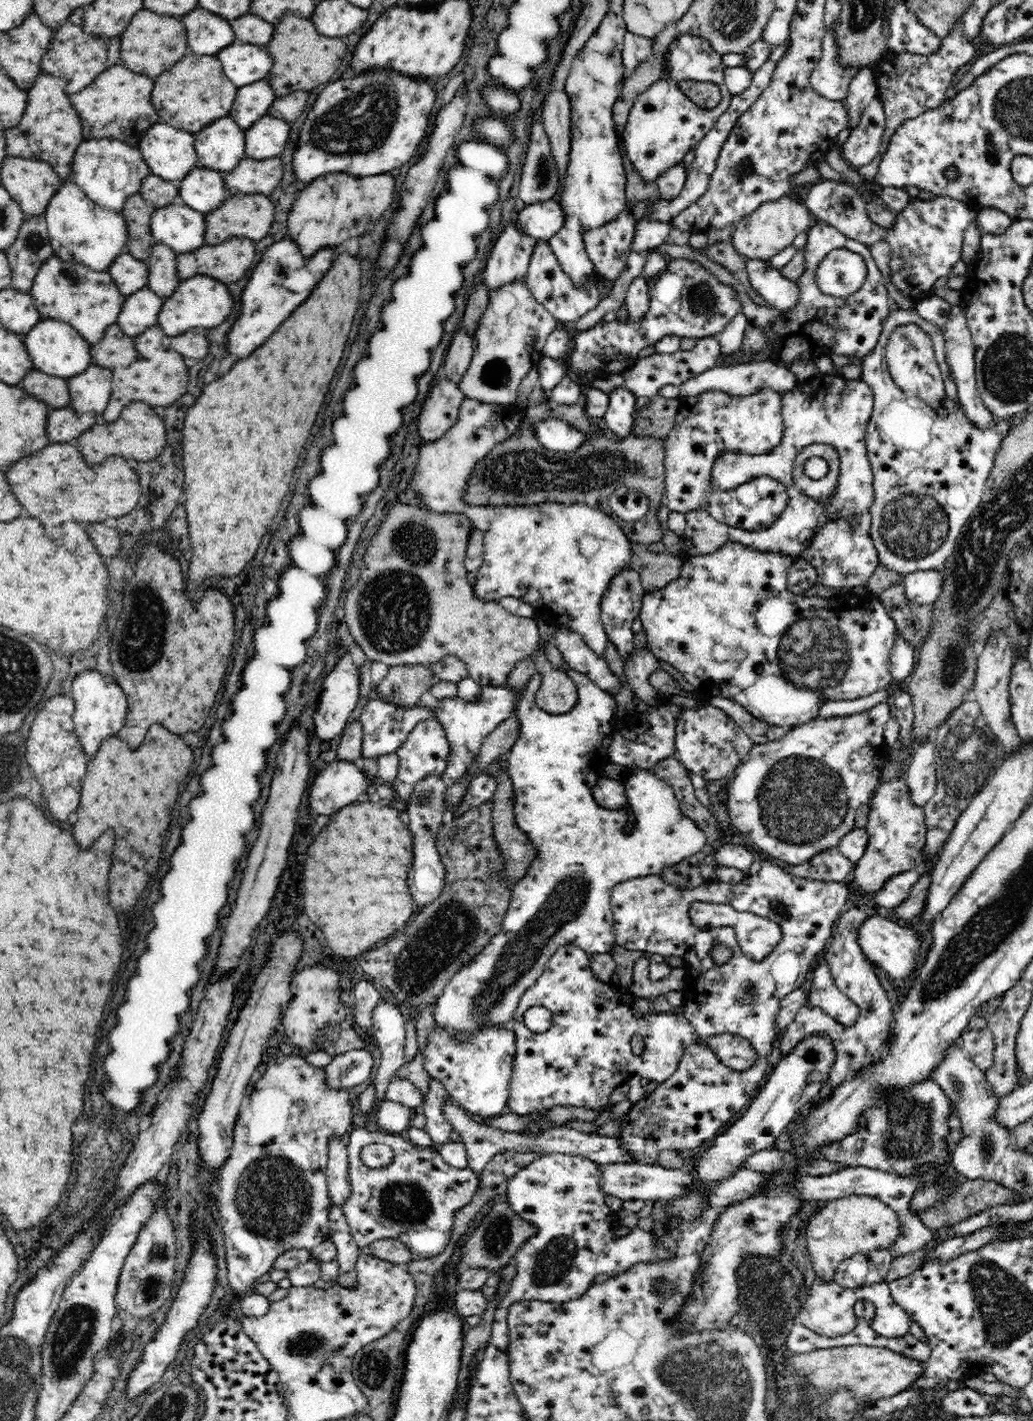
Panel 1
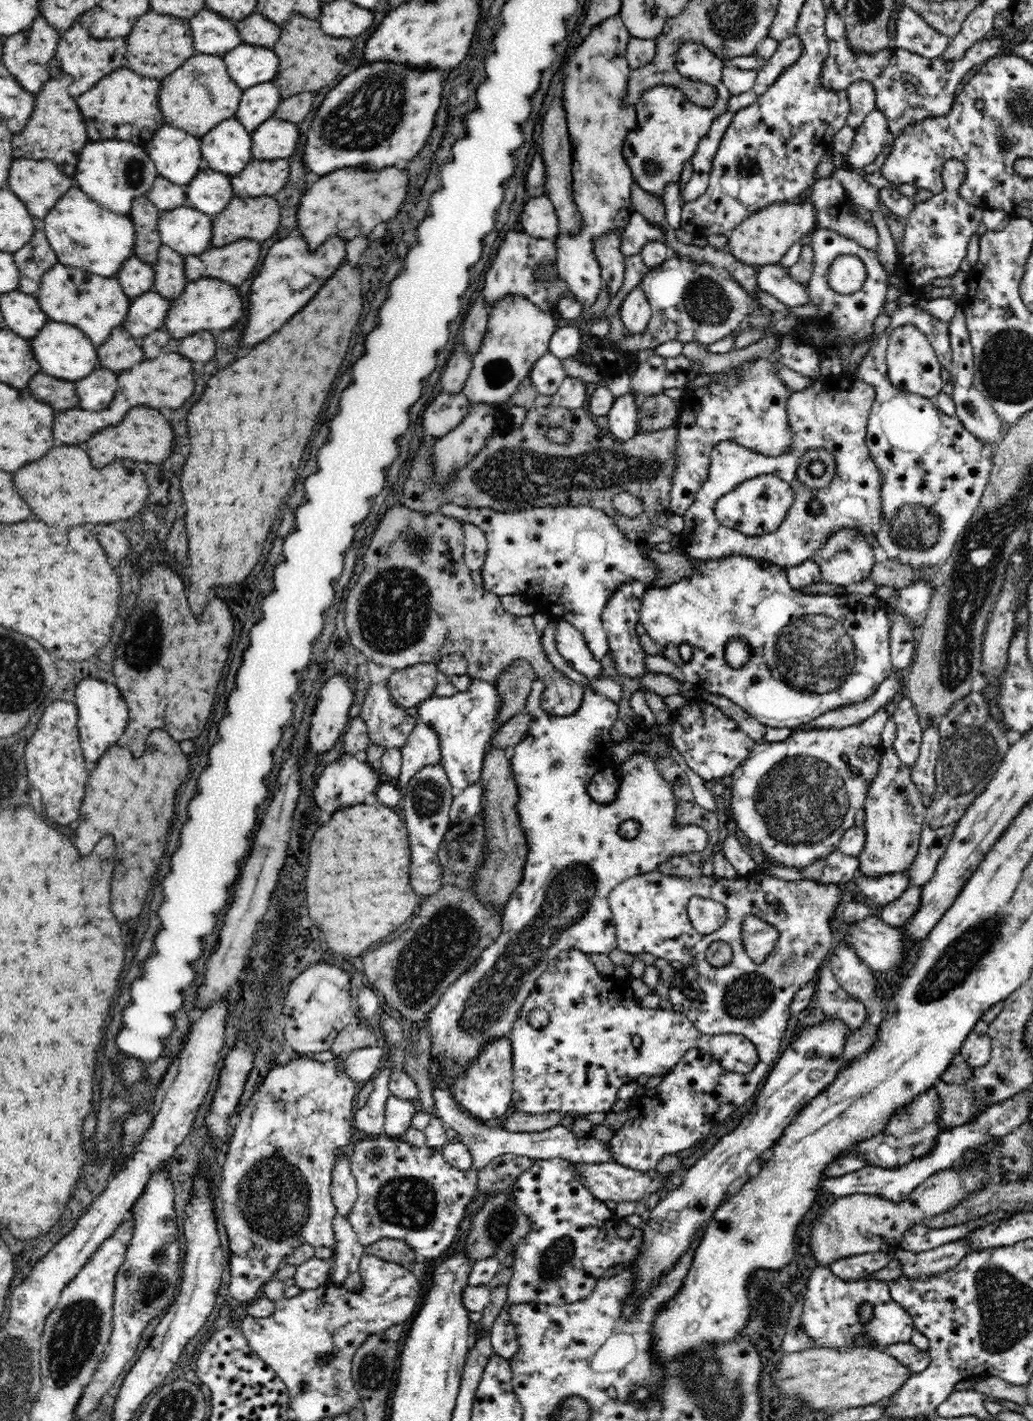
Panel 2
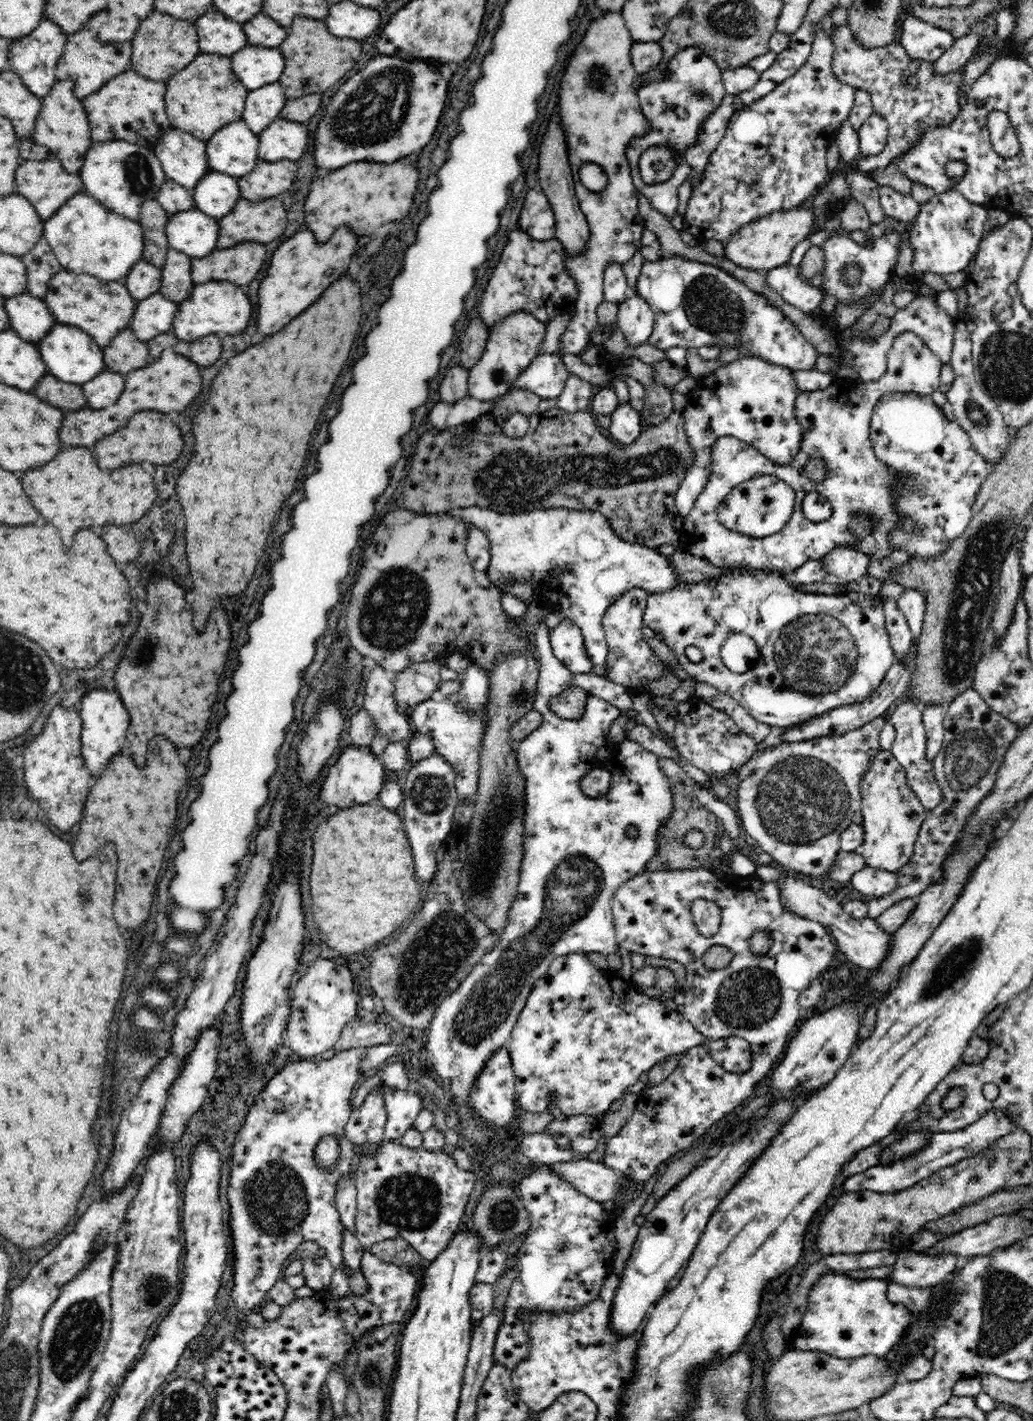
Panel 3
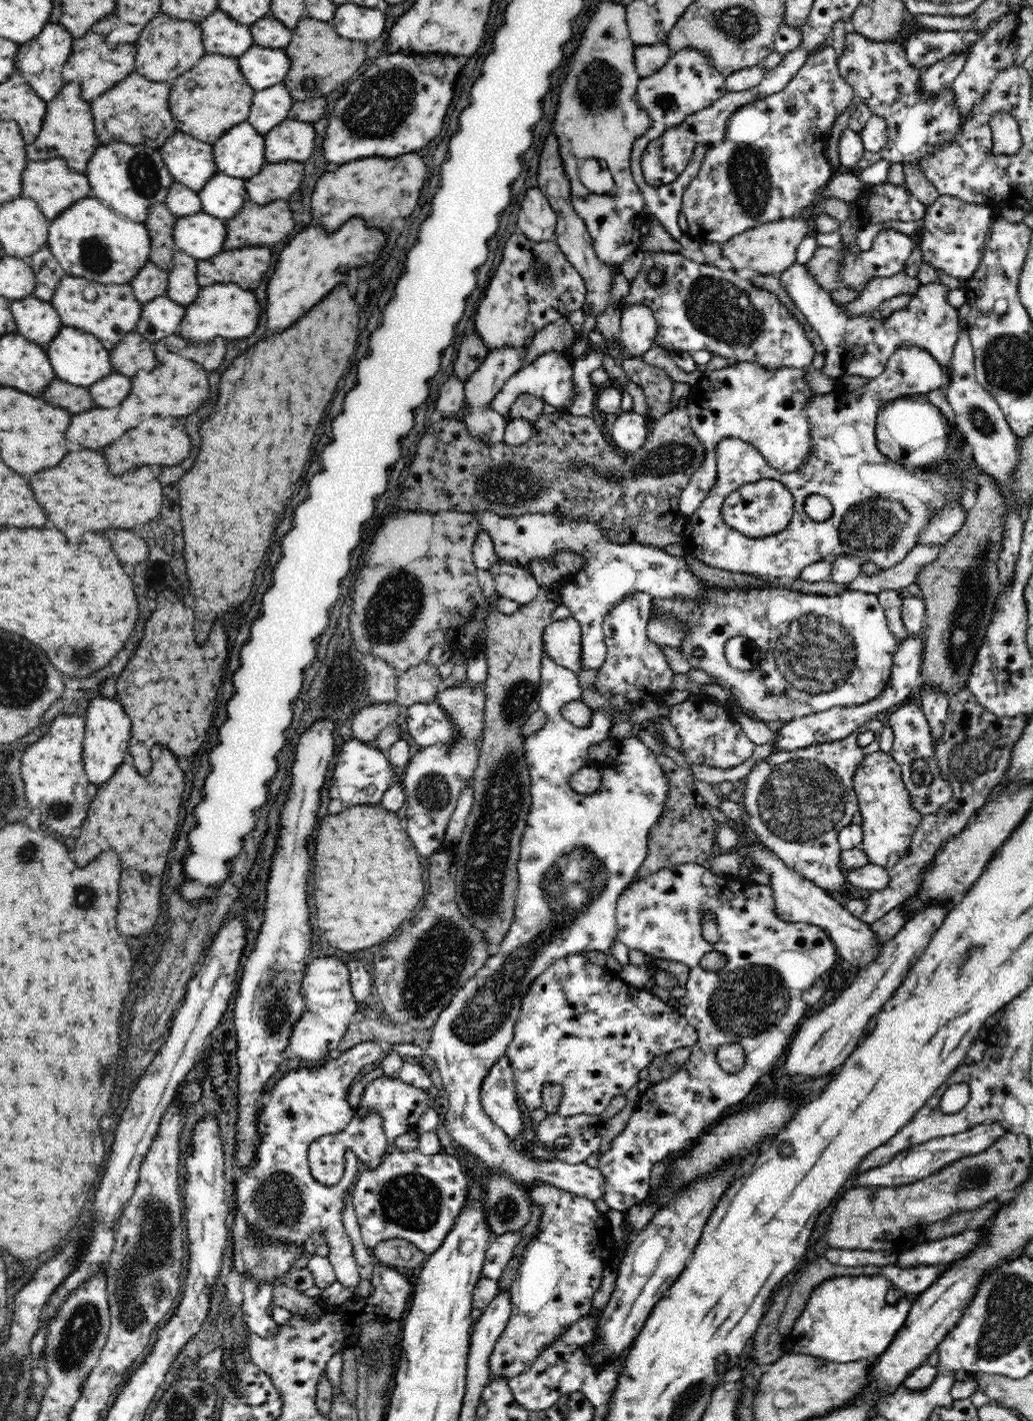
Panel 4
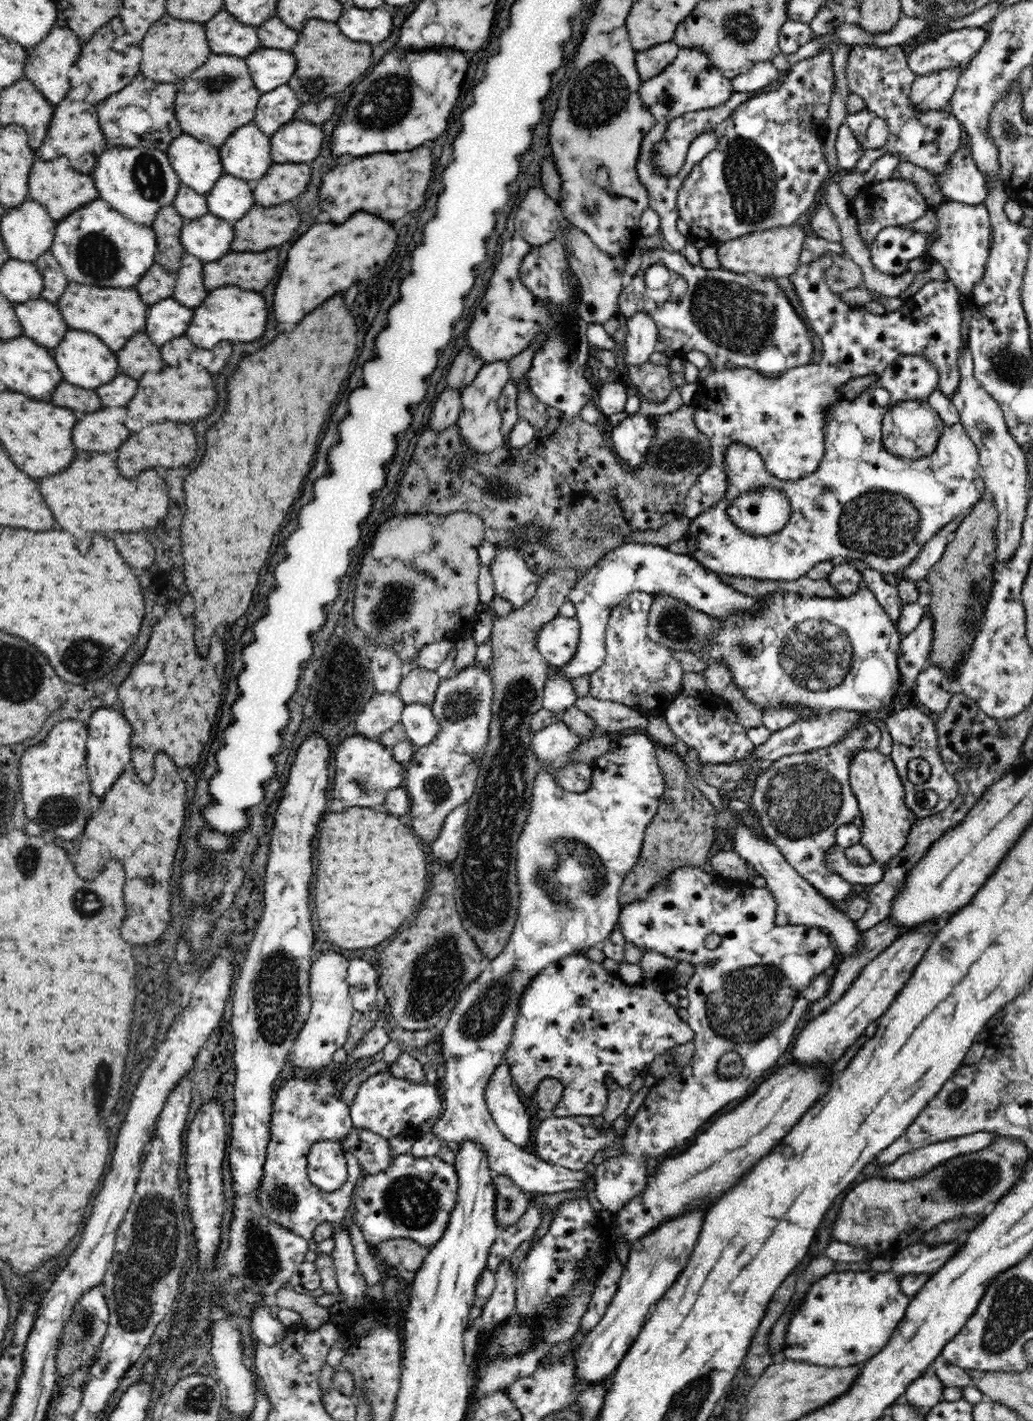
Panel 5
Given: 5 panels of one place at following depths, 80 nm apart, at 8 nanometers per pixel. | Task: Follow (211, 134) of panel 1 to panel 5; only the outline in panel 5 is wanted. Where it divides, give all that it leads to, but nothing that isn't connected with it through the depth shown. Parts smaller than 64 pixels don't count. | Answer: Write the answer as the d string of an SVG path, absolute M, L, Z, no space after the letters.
M254 122L240 126L218 149L224 172L251 183L266 176L274 163L270 144L270 137Z

